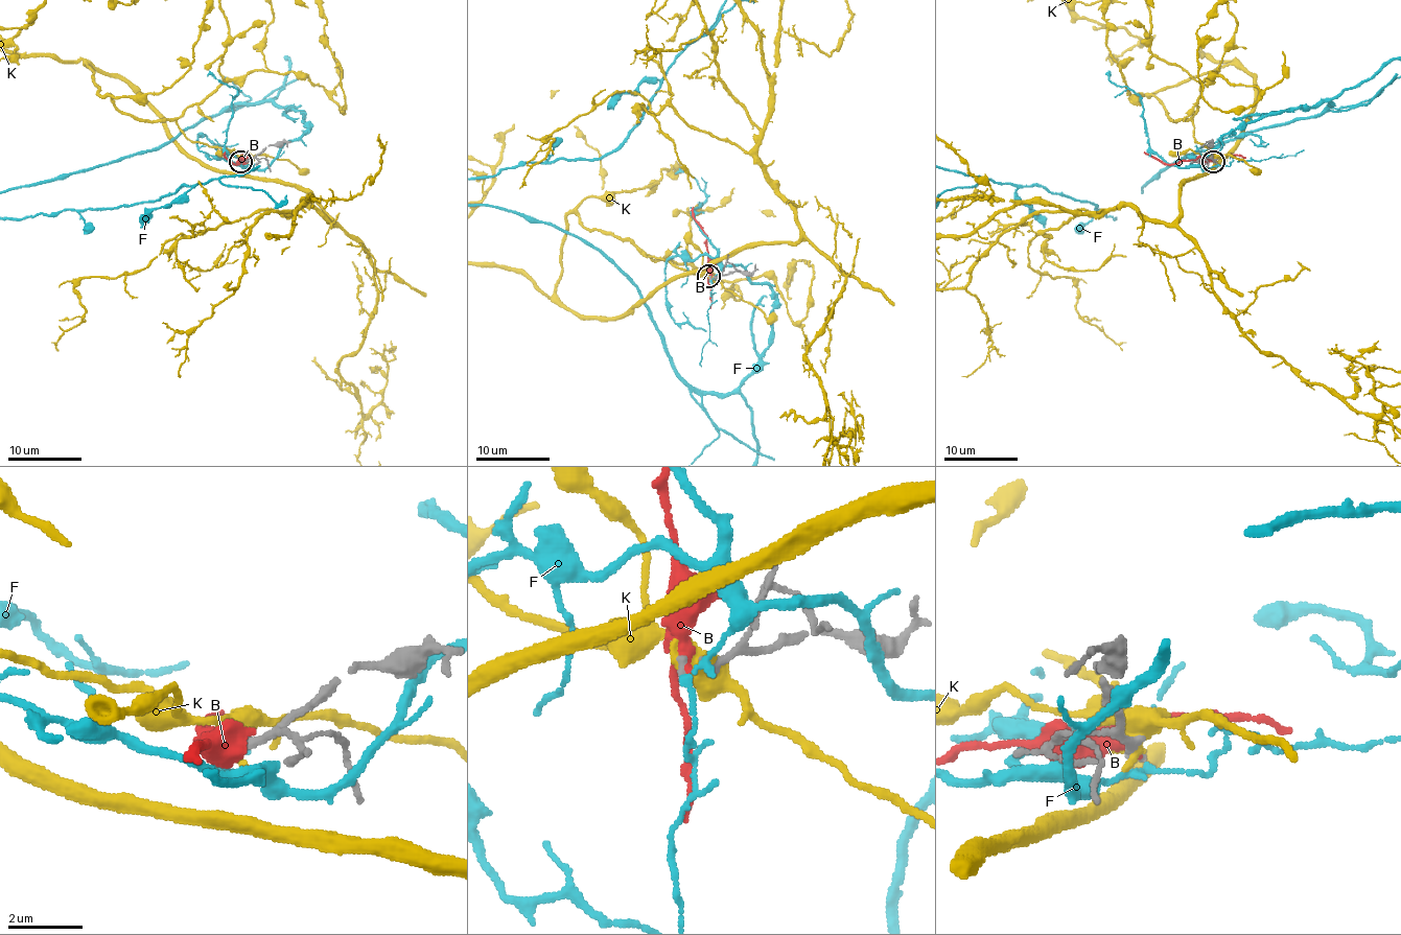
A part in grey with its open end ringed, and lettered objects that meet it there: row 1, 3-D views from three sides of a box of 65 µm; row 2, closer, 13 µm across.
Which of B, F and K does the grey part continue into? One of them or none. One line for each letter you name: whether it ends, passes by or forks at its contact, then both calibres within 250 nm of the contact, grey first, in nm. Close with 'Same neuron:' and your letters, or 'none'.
Same neuron: none

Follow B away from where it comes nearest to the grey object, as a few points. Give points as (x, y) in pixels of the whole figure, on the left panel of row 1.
B: (241, 163), (240, 159), (234, 165), (225, 152)

